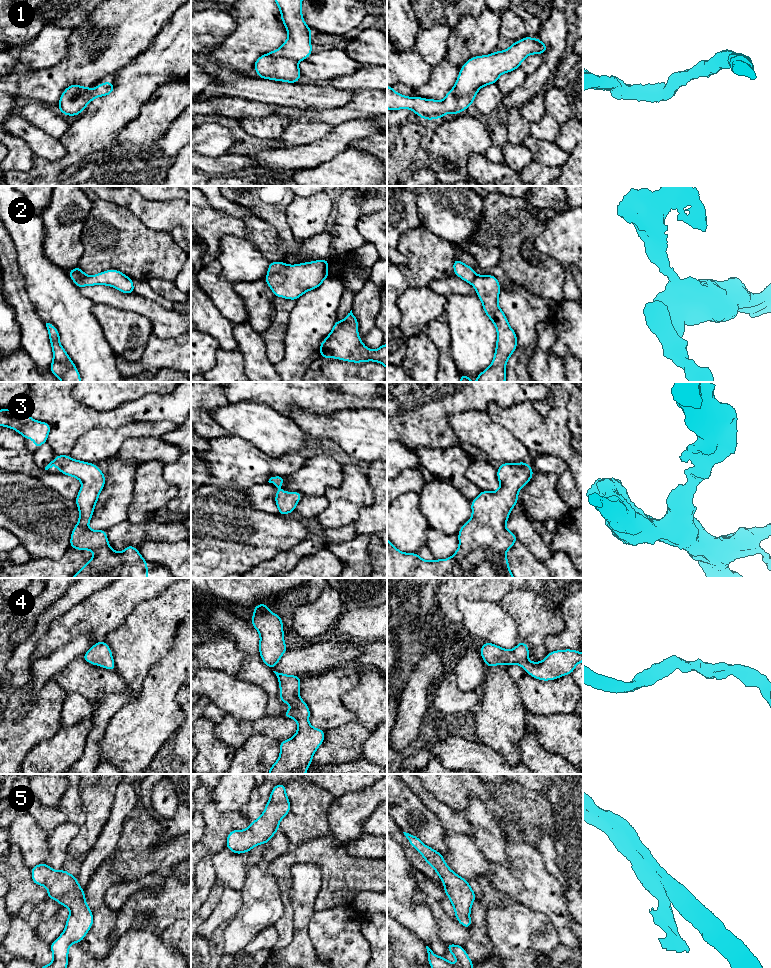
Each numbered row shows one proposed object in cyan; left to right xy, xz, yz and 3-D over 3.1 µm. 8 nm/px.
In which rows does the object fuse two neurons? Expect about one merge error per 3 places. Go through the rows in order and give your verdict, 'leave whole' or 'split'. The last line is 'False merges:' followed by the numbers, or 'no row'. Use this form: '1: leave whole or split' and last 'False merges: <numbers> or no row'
1: leave whole
2: split
3: leave whole
4: leave whole
5: leave whole
False merges: 2

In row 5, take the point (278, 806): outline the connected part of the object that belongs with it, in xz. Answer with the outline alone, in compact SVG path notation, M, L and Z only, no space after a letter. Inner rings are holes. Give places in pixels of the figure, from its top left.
M285 784L275 785L265 810L246 830L229 832L226 847L235 854L247 853L258 844L267 844L279 830L279 822L290 812Z

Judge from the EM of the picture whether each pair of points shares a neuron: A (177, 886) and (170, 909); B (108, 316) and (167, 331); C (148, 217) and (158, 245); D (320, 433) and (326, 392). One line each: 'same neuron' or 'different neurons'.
A: same neuron
B: different neurons
C: different neurons
D: different neurons

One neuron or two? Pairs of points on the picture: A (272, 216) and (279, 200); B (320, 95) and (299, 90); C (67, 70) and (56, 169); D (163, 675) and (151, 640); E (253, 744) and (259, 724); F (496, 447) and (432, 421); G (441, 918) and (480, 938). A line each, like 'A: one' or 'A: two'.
A: one
B: one
C: two
D: two
E: two
F: two
G: one

